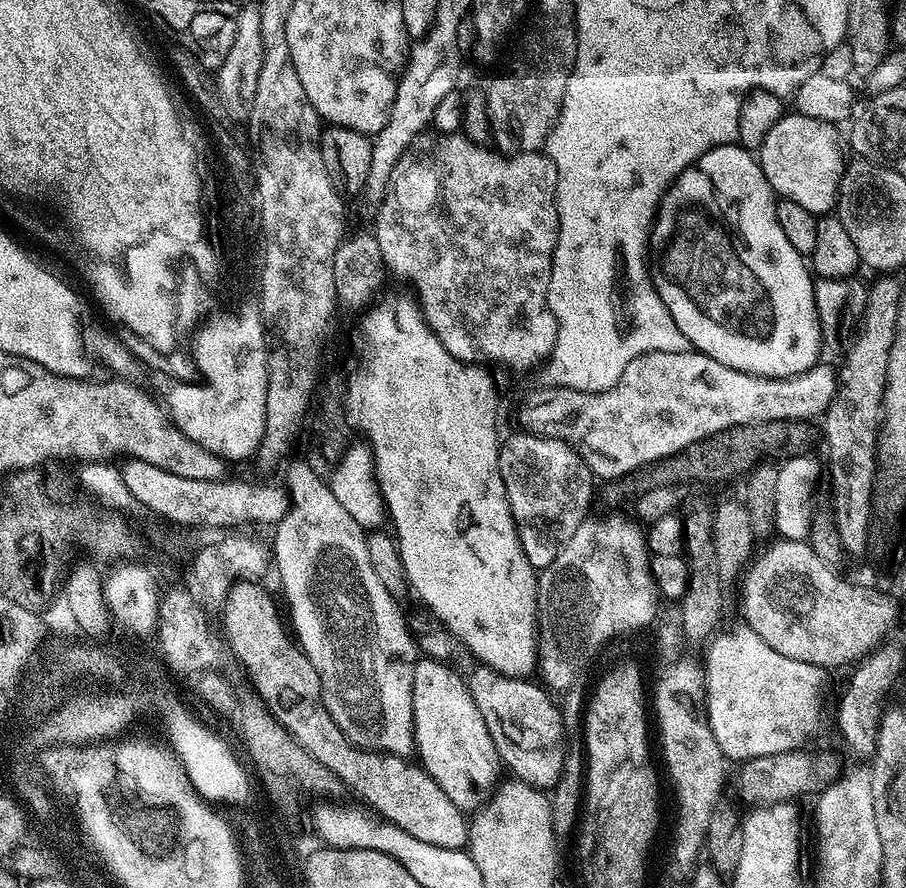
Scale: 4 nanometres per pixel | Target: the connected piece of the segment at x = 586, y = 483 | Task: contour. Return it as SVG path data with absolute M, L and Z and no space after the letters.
M531 434L519 435L512 436L509 440L507 437L501 443L500 473L522 550L530 566L541 570L554 562L565 542L585 523L584 515L587 514L592 500L594 504L594 486L592 490L594 477L580 456L561 440Z

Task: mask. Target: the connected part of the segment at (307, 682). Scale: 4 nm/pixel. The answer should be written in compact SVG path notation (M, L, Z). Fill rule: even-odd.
M244 588L236 594L231 593L224 606L226 610L222 632L226 637L227 647L230 652L232 648L237 662L244 667L253 690L260 695L257 696L259 703L263 704L269 715L300 744L302 750L308 752L325 773L337 776L358 799L365 800L360 802L367 805L379 819L398 826L418 842L445 848L451 852L463 849L468 843L469 826L465 813L458 806L454 806L450 798L446 798L438 782L434 782L434 778L430 778L419 763L407 764L409 761L405 757L394 756L391 752L374 752L371 748L358 748L344 737L343 730L336 725L324 705L318 670L310 666L310 658L306 658L303 650L294 643L285 621L284 624L280 621L275 602L258 588Z

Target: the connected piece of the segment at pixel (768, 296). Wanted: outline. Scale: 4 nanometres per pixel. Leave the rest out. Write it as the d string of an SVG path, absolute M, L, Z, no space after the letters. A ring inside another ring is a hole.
M739 143L720 144L712 148L702 158L691 164L674 184L664 193L656 209L656 218L652 221L652 230L646 241L646 256L650 261L650 279L658 298L670 312L670 318L678 326L678 330L688 339L689 345L695 351L714 358L714 362L722 362L722 366L730 366L734 370L742 370L755 376L793 376L802 374L807 368L814 367L820 359L821 333L816 317L814 276L806 263L805 257L794 248L793 243L786 238L785 231L778 224L776 204L778 197L772 191L770 182L766 182L766 174L762 174L760 161Z

